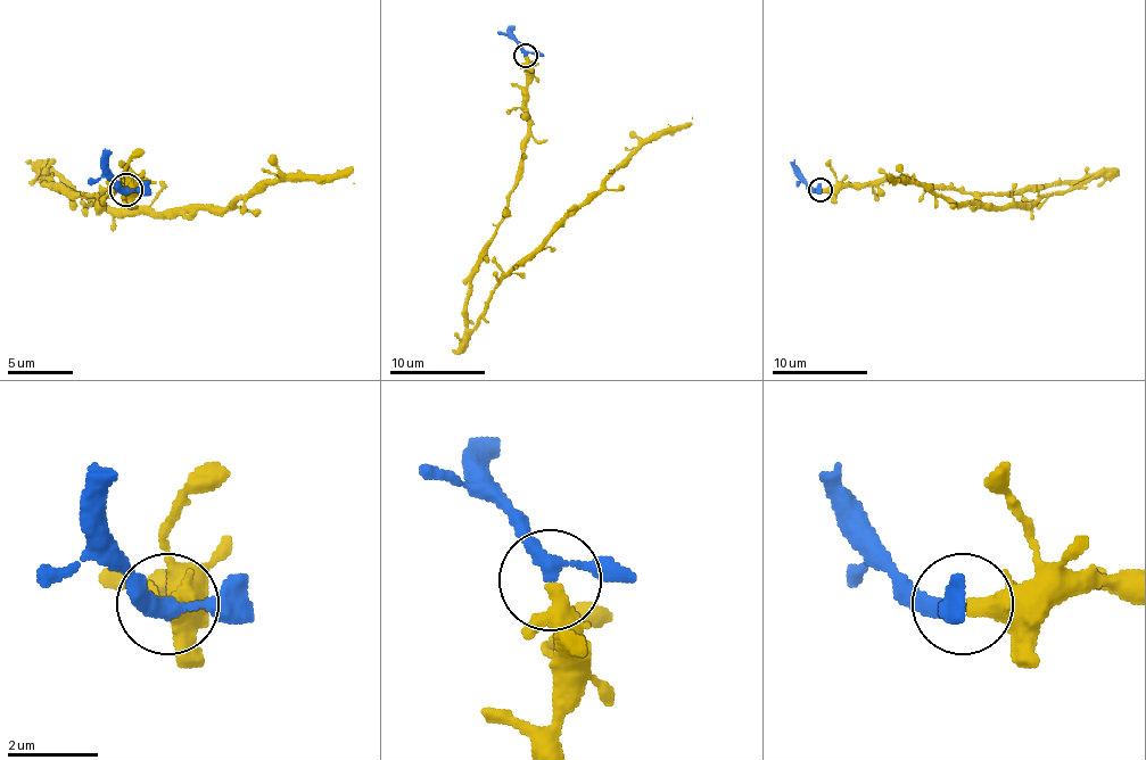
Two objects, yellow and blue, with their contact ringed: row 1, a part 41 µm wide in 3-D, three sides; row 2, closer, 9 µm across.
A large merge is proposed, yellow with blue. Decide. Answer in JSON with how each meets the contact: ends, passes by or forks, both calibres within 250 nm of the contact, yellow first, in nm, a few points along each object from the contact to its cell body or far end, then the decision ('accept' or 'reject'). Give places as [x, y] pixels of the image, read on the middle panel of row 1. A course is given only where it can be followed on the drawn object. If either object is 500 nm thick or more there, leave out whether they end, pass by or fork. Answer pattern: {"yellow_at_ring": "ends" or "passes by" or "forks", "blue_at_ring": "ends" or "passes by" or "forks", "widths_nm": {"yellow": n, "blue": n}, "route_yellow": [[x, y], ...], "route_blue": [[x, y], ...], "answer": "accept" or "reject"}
{"yellow_at_ring": "forks", "blue_at_ring": "passes by", "widths_nm": {"yellow": 240, "blue": 280}, "route_yellow": [[525, 56], [527, 148], [508, 215], [486, 250], [505, 272], [637, 150], [681, 131], [693, 116]], "route_blue": [[525, 56], [508, 25]], "answer": "accept"}

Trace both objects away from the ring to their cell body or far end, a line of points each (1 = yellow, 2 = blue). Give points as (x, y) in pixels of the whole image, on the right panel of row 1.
1: (821, 190), (913, 178), (965, 192), (1015, 192), (1037, 199), (956, 205), (915, 183), (881, 186)
2: (821, 190), (790, 162)

